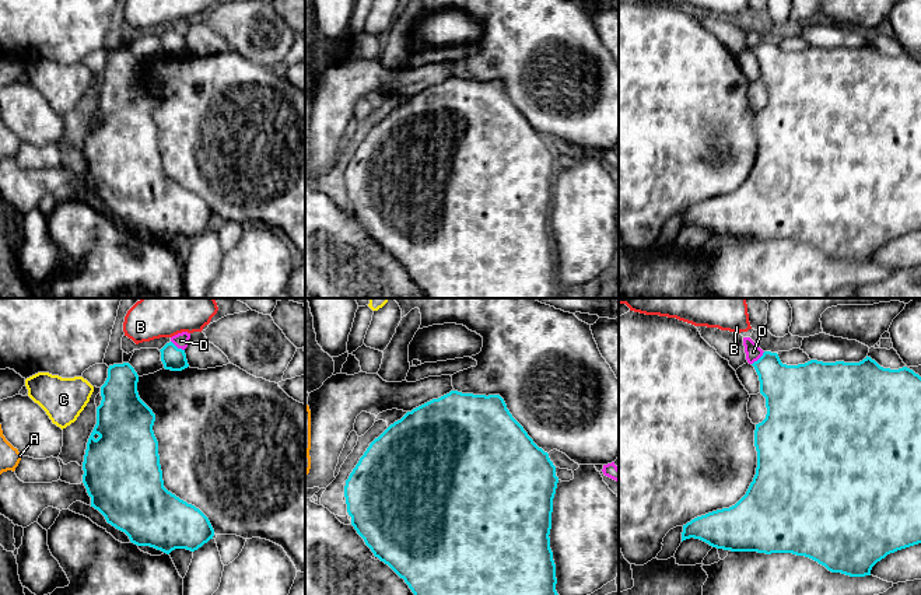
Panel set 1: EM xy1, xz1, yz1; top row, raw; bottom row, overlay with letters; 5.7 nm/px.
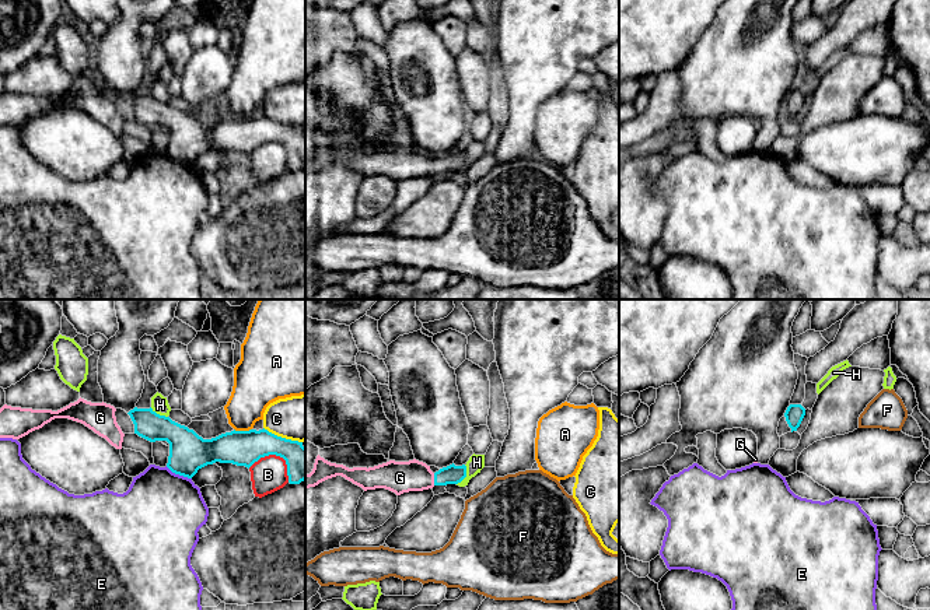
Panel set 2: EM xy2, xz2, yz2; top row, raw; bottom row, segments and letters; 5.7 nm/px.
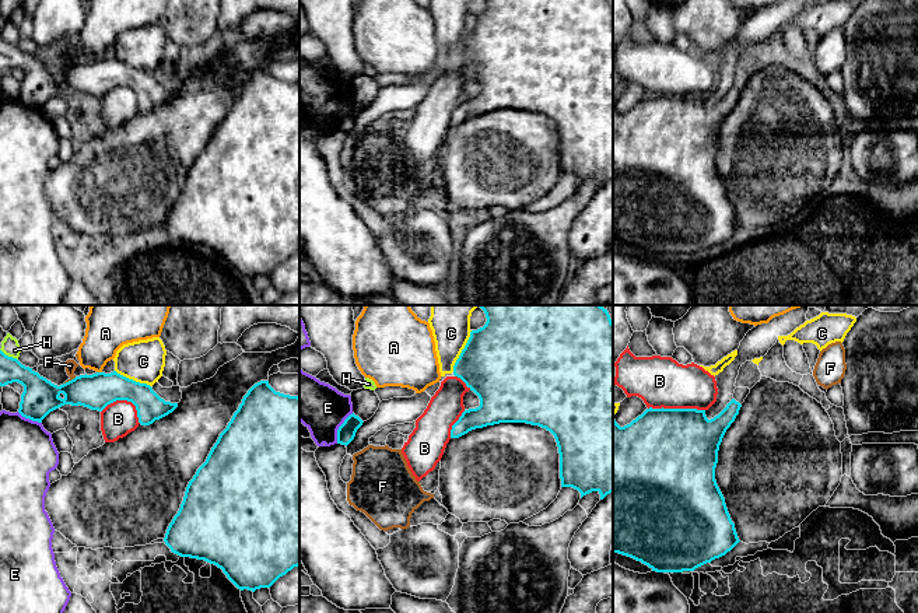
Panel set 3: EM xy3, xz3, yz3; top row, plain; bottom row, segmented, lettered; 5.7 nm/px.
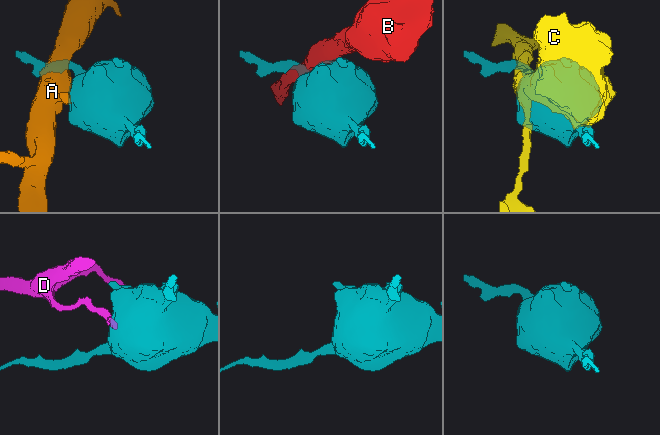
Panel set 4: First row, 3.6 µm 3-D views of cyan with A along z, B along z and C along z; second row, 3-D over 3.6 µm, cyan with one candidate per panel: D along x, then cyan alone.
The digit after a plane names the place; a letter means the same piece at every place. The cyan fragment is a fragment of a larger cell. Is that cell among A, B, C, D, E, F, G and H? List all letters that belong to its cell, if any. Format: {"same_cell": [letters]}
{"same_cell": ["G"]}

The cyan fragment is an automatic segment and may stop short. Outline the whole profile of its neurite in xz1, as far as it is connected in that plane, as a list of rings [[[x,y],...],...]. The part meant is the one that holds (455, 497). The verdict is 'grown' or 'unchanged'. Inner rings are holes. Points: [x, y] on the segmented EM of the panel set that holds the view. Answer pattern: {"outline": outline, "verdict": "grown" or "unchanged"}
{"outline": [[[451,391],[433,399],[391,424],[375,438],[350,473],[344,486],[351,525],[375,557],[388,564],[414,595],[558,595],[556,564],[550,549],[553,498],[558,477],[549,454],[539,448],[512,417],[500,395],[473,395]]], "verdict": "unchanged"}

